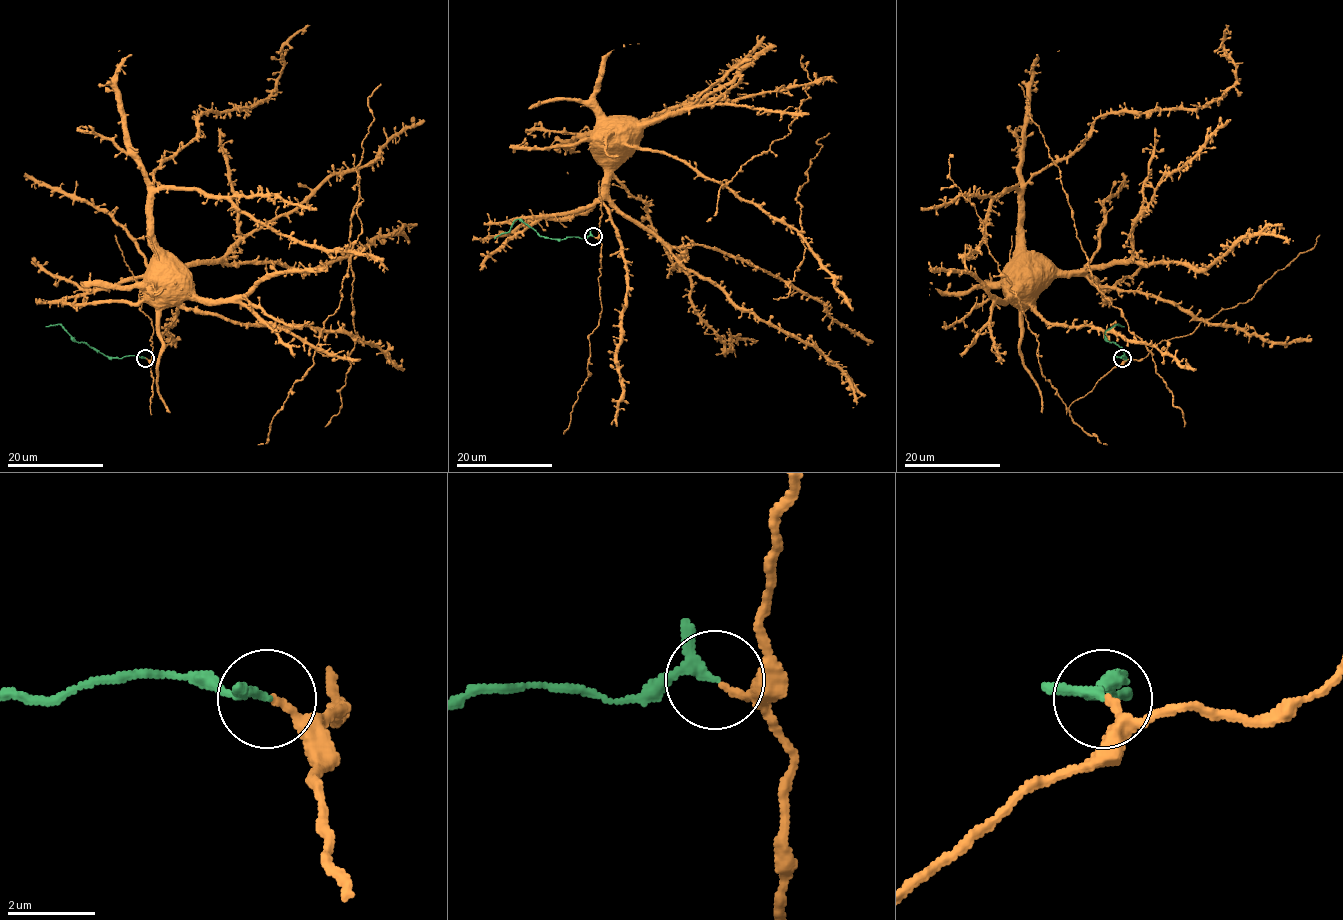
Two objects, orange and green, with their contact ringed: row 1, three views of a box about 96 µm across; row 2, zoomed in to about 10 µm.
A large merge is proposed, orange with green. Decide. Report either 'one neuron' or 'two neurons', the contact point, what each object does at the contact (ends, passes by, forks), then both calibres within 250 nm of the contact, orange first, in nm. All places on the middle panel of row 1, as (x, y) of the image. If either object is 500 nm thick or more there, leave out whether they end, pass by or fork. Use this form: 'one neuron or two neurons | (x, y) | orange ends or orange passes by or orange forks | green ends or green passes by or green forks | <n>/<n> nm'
one neuron | (593, 236) | orange ends | green passes by | 160/180 nm

